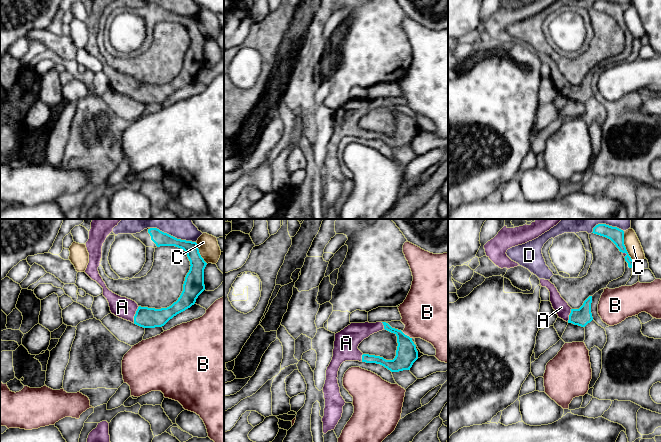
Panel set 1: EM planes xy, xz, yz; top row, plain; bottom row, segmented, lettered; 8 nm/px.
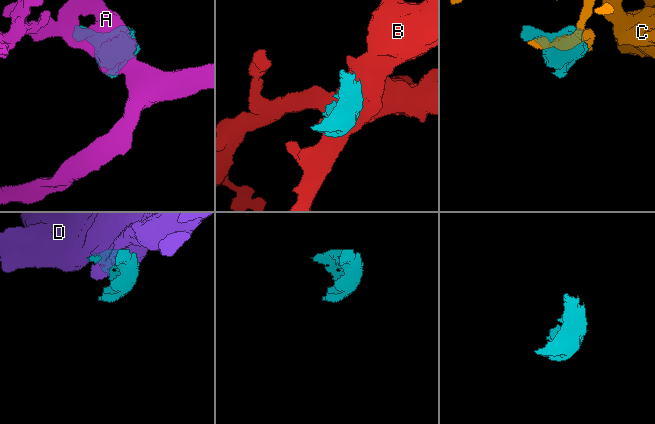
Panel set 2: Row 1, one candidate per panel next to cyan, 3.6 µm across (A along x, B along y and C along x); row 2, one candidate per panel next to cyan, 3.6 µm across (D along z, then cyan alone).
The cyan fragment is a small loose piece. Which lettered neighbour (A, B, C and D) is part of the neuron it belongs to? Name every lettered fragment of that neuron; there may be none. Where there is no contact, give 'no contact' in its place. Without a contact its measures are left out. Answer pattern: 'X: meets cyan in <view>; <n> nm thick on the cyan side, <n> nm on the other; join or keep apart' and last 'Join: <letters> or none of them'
A: meets cyan in xy; 170 nm thick on the cyan side, 170 nm on the other; join
B: meets cyan in xz; 180 nm thick on the cyan side, 420 nm on the other; keep apart
C: meets cyan in yz; 120 nm thick on the cyan side, 130 nm on the other; keep apart
D: meets cyan in xy; 120 nm thick on the cyan side, 260 nm on the other; keep apart
Join: A

